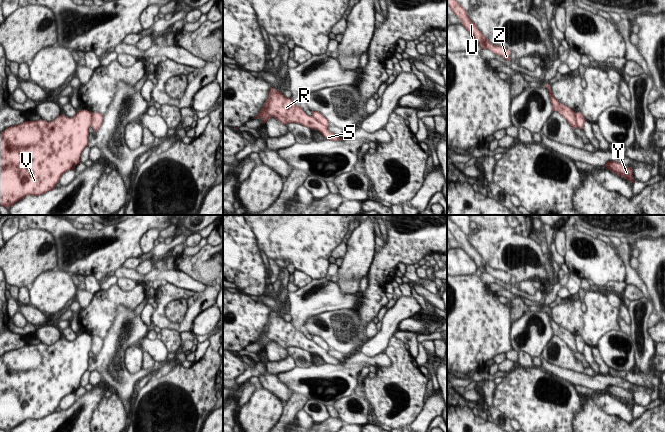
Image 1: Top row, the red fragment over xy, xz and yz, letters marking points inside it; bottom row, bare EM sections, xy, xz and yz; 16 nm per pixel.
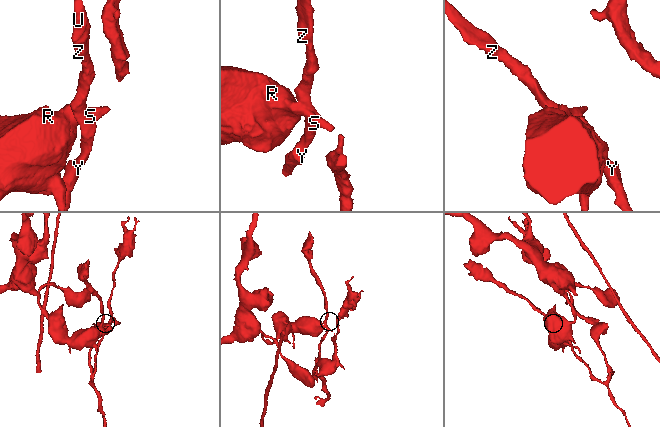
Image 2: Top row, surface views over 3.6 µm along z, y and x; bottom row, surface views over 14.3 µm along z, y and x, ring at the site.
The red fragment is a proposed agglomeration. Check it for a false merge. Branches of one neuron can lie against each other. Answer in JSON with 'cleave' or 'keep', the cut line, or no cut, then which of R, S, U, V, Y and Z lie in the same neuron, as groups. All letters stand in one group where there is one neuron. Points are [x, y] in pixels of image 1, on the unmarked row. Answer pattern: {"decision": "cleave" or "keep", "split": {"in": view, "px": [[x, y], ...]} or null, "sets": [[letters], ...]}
{"decision": "cleave", "split": {"in": "xz", "px": [[312, 340], [327, 351]]}, "sets": [["R", "S", "V"], ["U", "Y", "Z"]]}

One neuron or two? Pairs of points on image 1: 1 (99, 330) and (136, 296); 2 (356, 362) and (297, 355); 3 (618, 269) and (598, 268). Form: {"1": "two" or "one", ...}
{"1": "one", "2": "two", "3": "one"}

